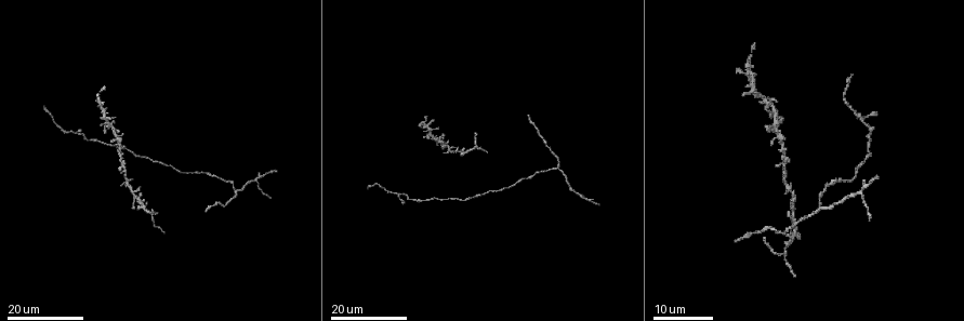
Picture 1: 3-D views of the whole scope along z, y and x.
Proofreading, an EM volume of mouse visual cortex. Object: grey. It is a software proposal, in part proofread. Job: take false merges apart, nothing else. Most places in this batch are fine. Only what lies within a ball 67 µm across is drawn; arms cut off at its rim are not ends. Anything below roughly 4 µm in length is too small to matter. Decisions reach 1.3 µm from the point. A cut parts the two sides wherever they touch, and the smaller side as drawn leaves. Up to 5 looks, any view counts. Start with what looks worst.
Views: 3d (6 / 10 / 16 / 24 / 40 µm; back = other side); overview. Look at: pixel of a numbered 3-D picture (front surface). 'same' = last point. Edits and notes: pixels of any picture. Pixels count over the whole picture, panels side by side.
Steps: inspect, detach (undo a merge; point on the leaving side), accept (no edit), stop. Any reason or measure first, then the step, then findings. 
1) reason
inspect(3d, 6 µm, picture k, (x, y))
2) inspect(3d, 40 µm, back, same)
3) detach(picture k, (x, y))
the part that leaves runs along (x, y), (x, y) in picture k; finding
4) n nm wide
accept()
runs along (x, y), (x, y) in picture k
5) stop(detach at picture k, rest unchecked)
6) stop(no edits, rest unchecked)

three-way junction
inspect(3d, 24 µm, picture 1, (785, 248))

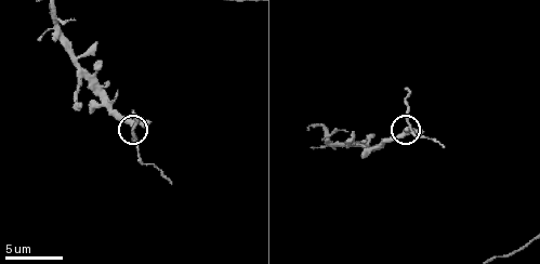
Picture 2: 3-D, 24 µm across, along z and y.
inspect(3d, 6 µm, same)

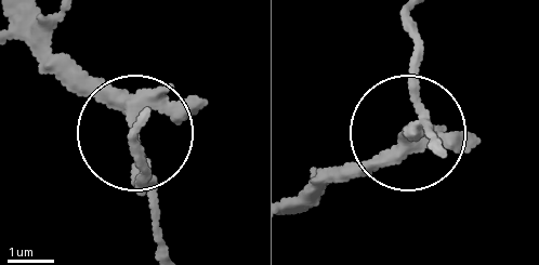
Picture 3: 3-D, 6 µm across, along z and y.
detach(picture 3, (161, 247))
two neurons meet here

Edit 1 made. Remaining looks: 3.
looks like a crossing
inspect(3d, 6 µm, picture 2, (84, 78))

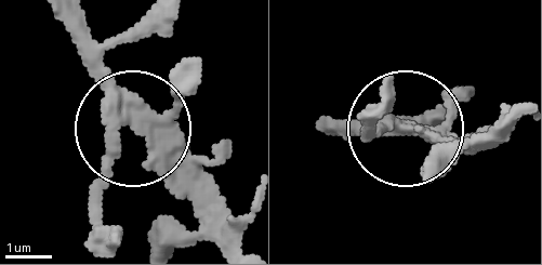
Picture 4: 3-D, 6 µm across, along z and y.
accept()
continuous, no second neuron

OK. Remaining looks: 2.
three arms meet
inspect(3d, 16 µm, picture 1, (580, 194))

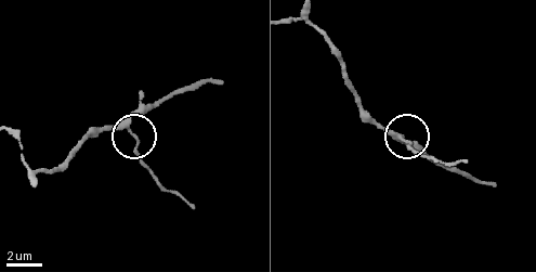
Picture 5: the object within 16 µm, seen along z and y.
inspect(3d, 6 µm, picture 5, (399, 137))

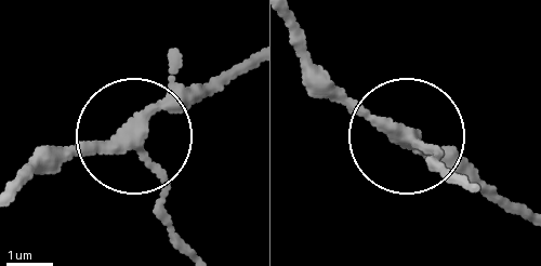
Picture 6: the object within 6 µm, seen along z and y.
side arm 7 µm
accept()
runs along (292, 39), (436, 151), (459, 186) in picture 6; all the same neuron

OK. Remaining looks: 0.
stop(detach at picture 3, rest unchecked)

